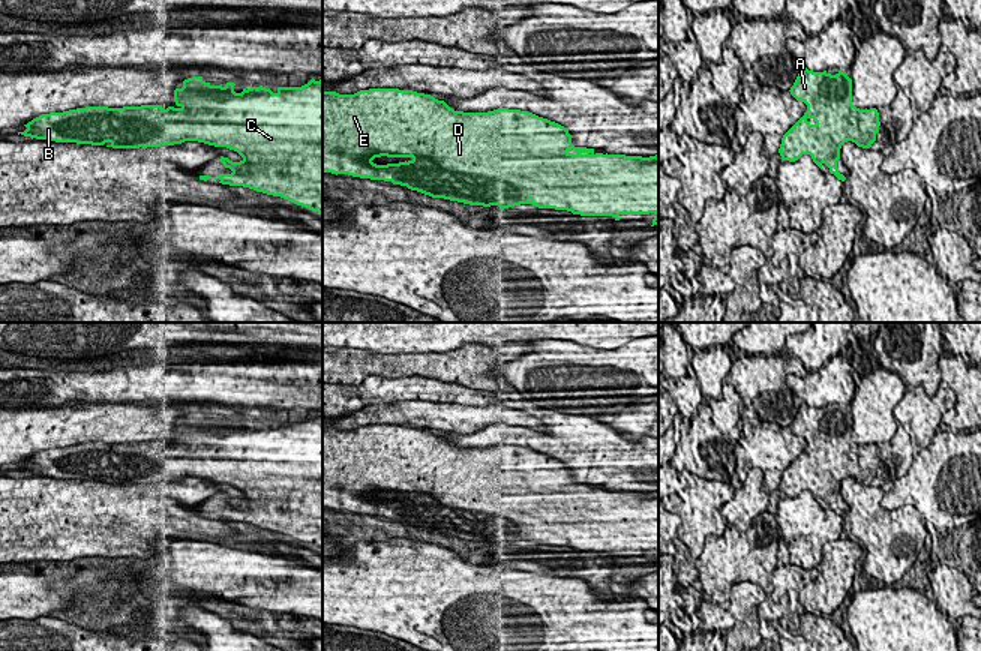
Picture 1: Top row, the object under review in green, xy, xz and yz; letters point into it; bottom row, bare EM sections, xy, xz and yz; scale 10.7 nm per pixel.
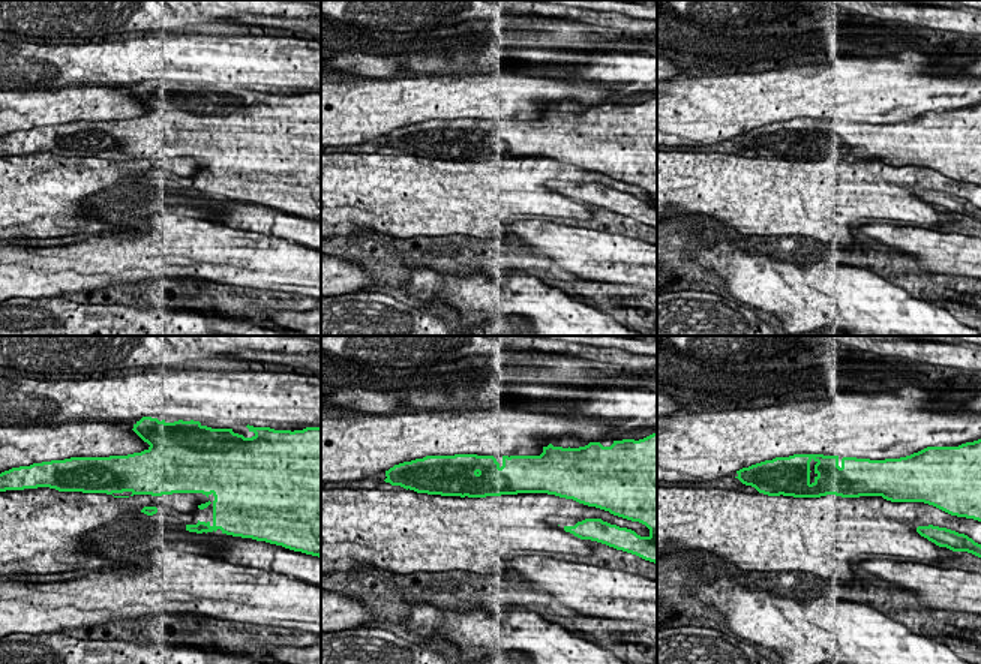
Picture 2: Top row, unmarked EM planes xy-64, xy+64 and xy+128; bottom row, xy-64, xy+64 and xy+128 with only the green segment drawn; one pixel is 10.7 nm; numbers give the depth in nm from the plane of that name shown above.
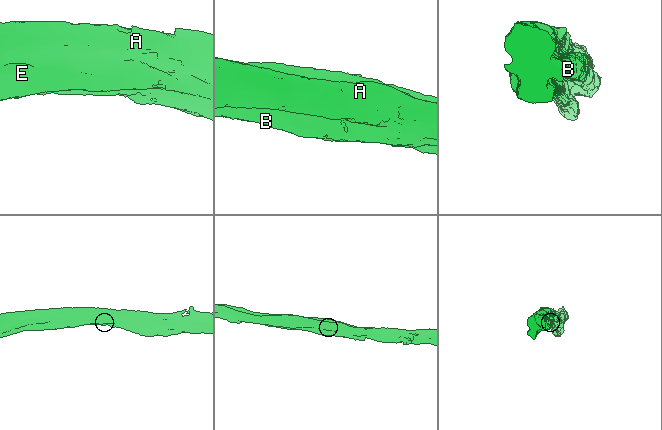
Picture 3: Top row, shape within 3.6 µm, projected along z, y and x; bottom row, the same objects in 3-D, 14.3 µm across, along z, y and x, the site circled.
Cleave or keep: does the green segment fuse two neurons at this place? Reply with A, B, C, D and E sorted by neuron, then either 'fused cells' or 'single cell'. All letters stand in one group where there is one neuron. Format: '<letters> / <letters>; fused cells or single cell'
A B C D E; single cell

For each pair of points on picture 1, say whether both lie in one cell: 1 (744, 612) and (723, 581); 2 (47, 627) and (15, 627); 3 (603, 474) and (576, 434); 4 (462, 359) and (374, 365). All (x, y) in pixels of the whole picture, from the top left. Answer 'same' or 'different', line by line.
1: different
2: same
3: same
4: same

